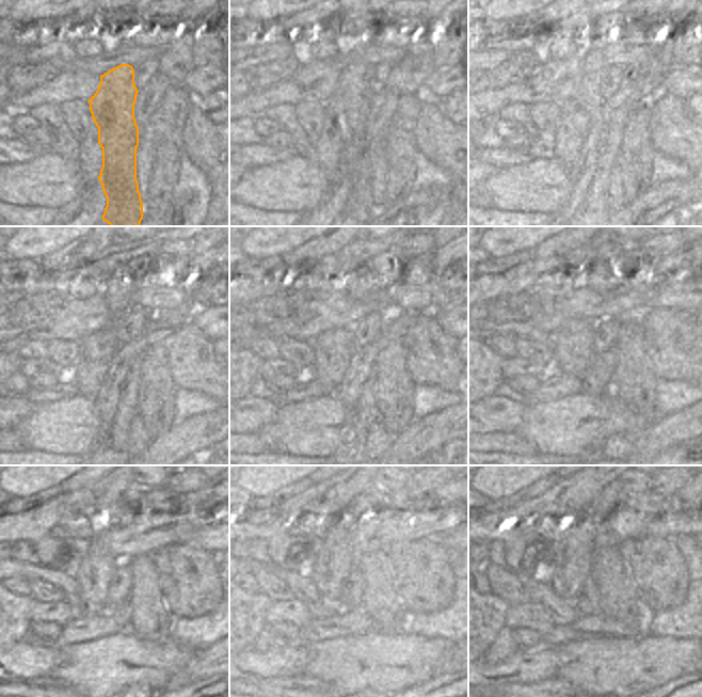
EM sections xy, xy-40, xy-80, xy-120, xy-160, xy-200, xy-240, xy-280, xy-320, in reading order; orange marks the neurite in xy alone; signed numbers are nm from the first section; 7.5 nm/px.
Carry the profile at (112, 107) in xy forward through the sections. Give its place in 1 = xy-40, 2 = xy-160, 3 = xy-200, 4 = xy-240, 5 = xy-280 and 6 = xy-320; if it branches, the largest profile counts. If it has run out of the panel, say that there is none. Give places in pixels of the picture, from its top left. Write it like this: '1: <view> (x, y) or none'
1: xy-40 (349, 106)
2: xy-160 (360, 283)
3: xy-200 (601, 276)
4: xy-240 (122, 512)
5: xy-280 (372, 496)
6: xy-320 (612, 496)

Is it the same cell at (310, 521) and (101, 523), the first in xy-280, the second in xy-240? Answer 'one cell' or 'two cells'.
one cell

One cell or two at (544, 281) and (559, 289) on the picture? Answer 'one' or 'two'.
one

